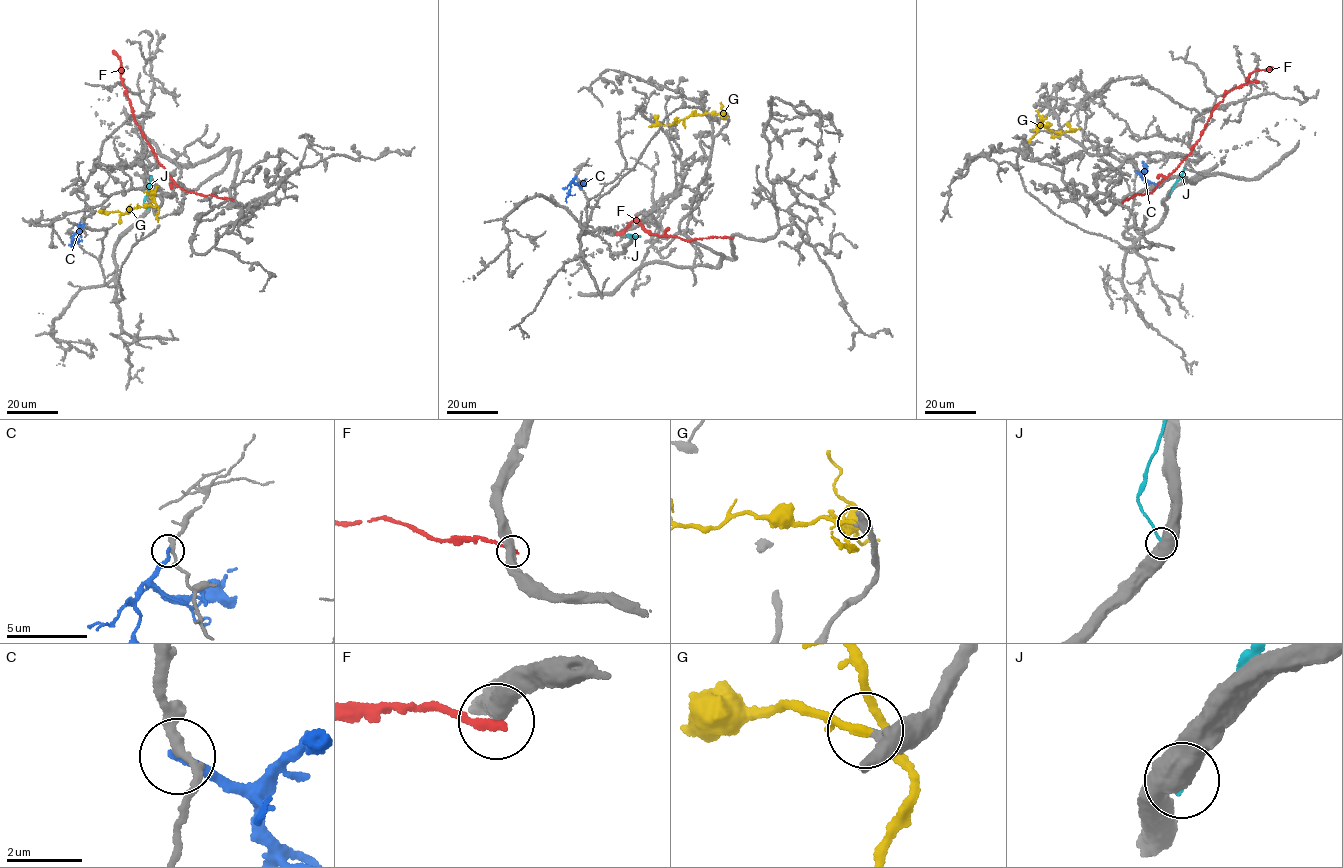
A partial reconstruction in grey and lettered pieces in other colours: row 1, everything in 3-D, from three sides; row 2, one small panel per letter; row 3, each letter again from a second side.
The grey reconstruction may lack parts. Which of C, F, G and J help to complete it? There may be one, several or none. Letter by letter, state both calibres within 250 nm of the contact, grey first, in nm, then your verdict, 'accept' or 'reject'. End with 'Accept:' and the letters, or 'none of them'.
C: 240 nm thick on the grey side, 240 nm on the other; reject
F: 460 nm thick on the grey side, 240 nm on the other; reject
G: 360 nm thick on the grey side, 240 nm on the other; accept
J: 600 nm thick on the grey side, 170 nm on the other; reject
Accept: G

